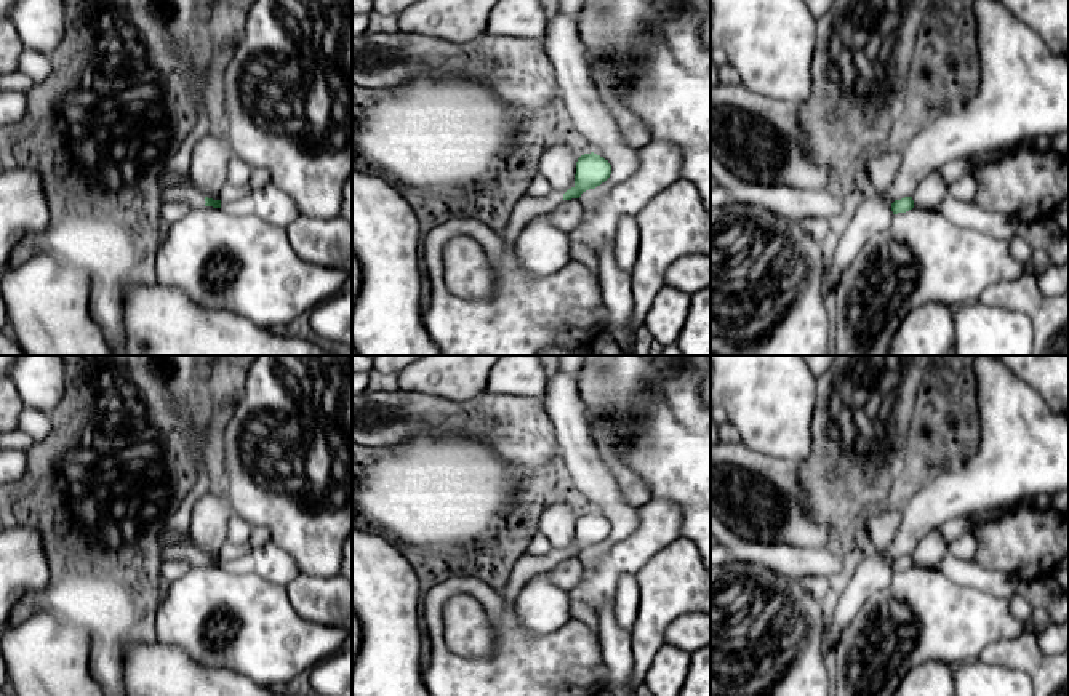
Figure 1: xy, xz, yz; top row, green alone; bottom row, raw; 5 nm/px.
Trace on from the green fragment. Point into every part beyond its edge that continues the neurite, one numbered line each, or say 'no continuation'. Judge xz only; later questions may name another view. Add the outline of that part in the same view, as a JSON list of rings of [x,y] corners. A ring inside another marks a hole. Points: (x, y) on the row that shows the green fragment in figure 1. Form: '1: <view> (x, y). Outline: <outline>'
1: xz (527, 208). Outline: [[[551,190],[544,197],[523,195],[518,202],[514,203],[512,211],[509,214],[509,222],[501,232],[504,245],[509,248],[515,246],[515,242],[528,221],[549,213],[554,206],[560,205],[562,202],[563,194],[557,190]]]

